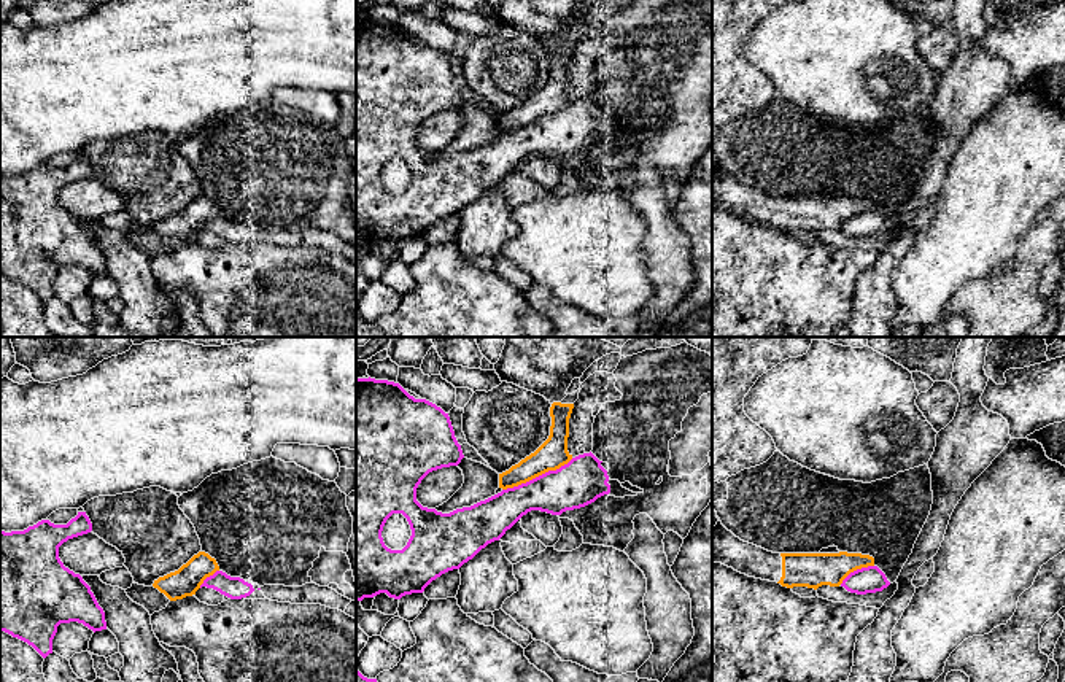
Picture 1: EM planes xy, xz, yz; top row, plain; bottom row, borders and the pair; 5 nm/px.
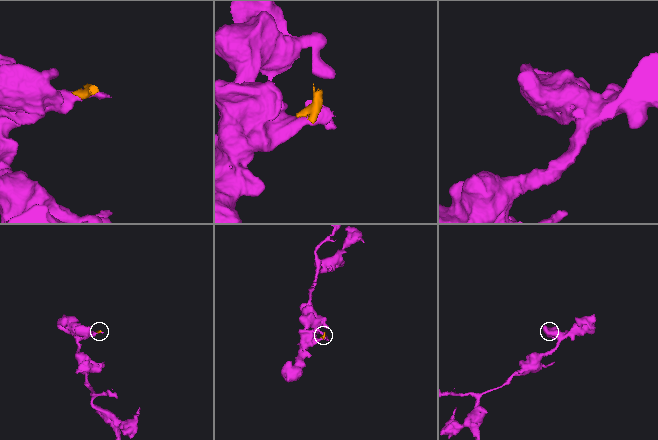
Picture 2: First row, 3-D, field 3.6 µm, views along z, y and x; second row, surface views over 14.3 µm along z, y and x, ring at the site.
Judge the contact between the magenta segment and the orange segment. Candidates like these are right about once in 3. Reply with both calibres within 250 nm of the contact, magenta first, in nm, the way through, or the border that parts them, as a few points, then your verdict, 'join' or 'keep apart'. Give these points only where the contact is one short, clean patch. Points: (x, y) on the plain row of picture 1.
calibres 240 and 150 nm; border xz (573, 102), (555, 113), (503, 134); keep apart

